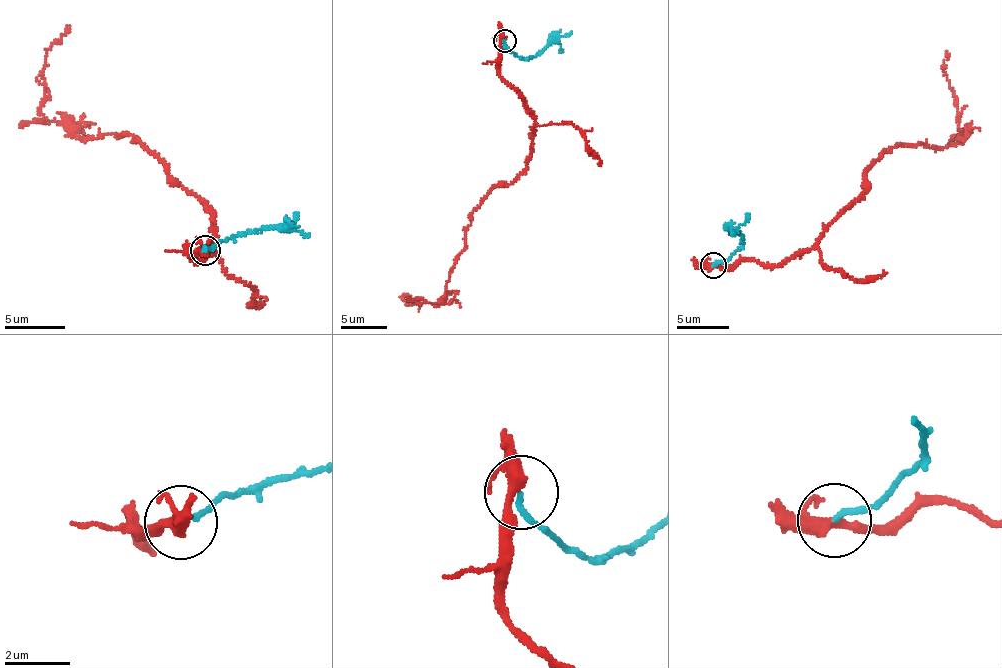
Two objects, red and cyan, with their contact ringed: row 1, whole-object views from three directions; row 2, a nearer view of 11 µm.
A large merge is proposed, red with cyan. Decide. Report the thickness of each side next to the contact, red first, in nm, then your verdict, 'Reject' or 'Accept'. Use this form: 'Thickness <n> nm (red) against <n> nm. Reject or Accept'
Thickness 280 nm (red) against 160 nm. Reject

